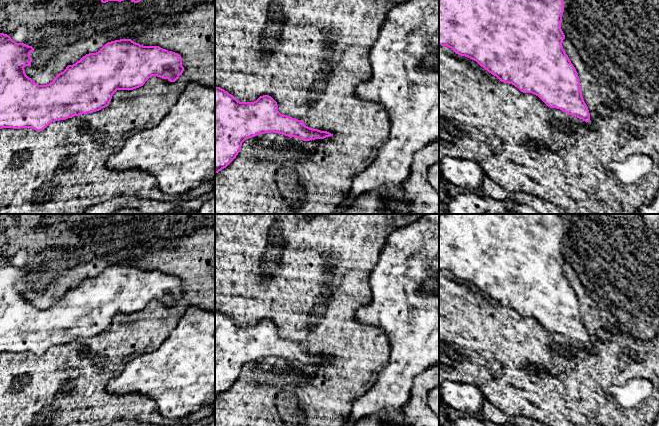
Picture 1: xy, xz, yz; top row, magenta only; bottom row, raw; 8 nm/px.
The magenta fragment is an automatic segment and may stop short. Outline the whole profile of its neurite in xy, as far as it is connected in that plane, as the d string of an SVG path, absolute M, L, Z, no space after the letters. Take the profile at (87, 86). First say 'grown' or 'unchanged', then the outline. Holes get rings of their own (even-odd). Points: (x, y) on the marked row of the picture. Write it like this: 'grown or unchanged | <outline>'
unchanged | M0 33L0 129L32 128L42 131L52 122L93 113L107 107L117 90L129 91L139 88L152 76L175 82L184 71L180 54L159 46L143 46L131 39L120 39L108 42L98 52L86 54L75 64L68 65L49 84L38 85L26 75L24 69L25 66L31 66L30 53L33 51L32 46L16 43L9 35Z

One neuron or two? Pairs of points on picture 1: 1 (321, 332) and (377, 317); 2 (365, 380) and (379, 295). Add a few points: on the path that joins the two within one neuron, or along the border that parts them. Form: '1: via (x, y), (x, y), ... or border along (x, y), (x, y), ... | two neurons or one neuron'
1: border along (370, 302), (356, 310), (354, 314), (355, 321) | two neurons
2: border along (377, 374), (375, 382), (359, 396) | two neurons

